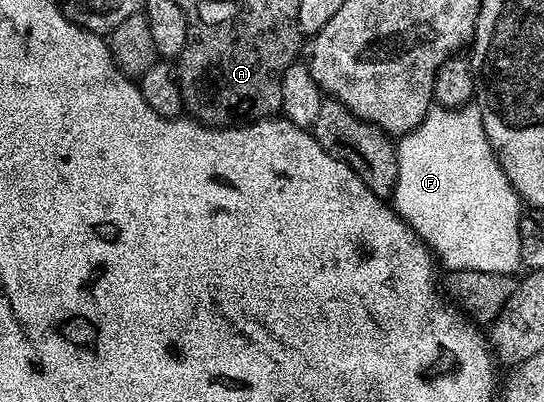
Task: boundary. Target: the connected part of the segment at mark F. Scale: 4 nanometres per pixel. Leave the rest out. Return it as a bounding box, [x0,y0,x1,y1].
[390,105,522,275]

